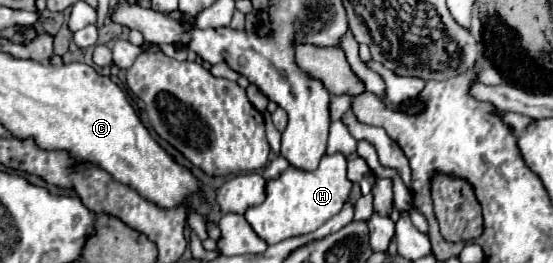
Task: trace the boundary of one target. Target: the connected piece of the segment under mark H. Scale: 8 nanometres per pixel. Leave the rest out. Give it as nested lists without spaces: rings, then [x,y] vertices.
[[[325,154],[321,164],[313,172],[297,170],[289,166],[279,178],[267,182],[267,198],[261,206],[253,206],[245,212],[251,228],[267,244],[277,244],[281,240],[303,236],[315,232],[329,218],[341,212],[343,204],[349,200],[353,184],[347,178],[347,160],[343,154]]]

